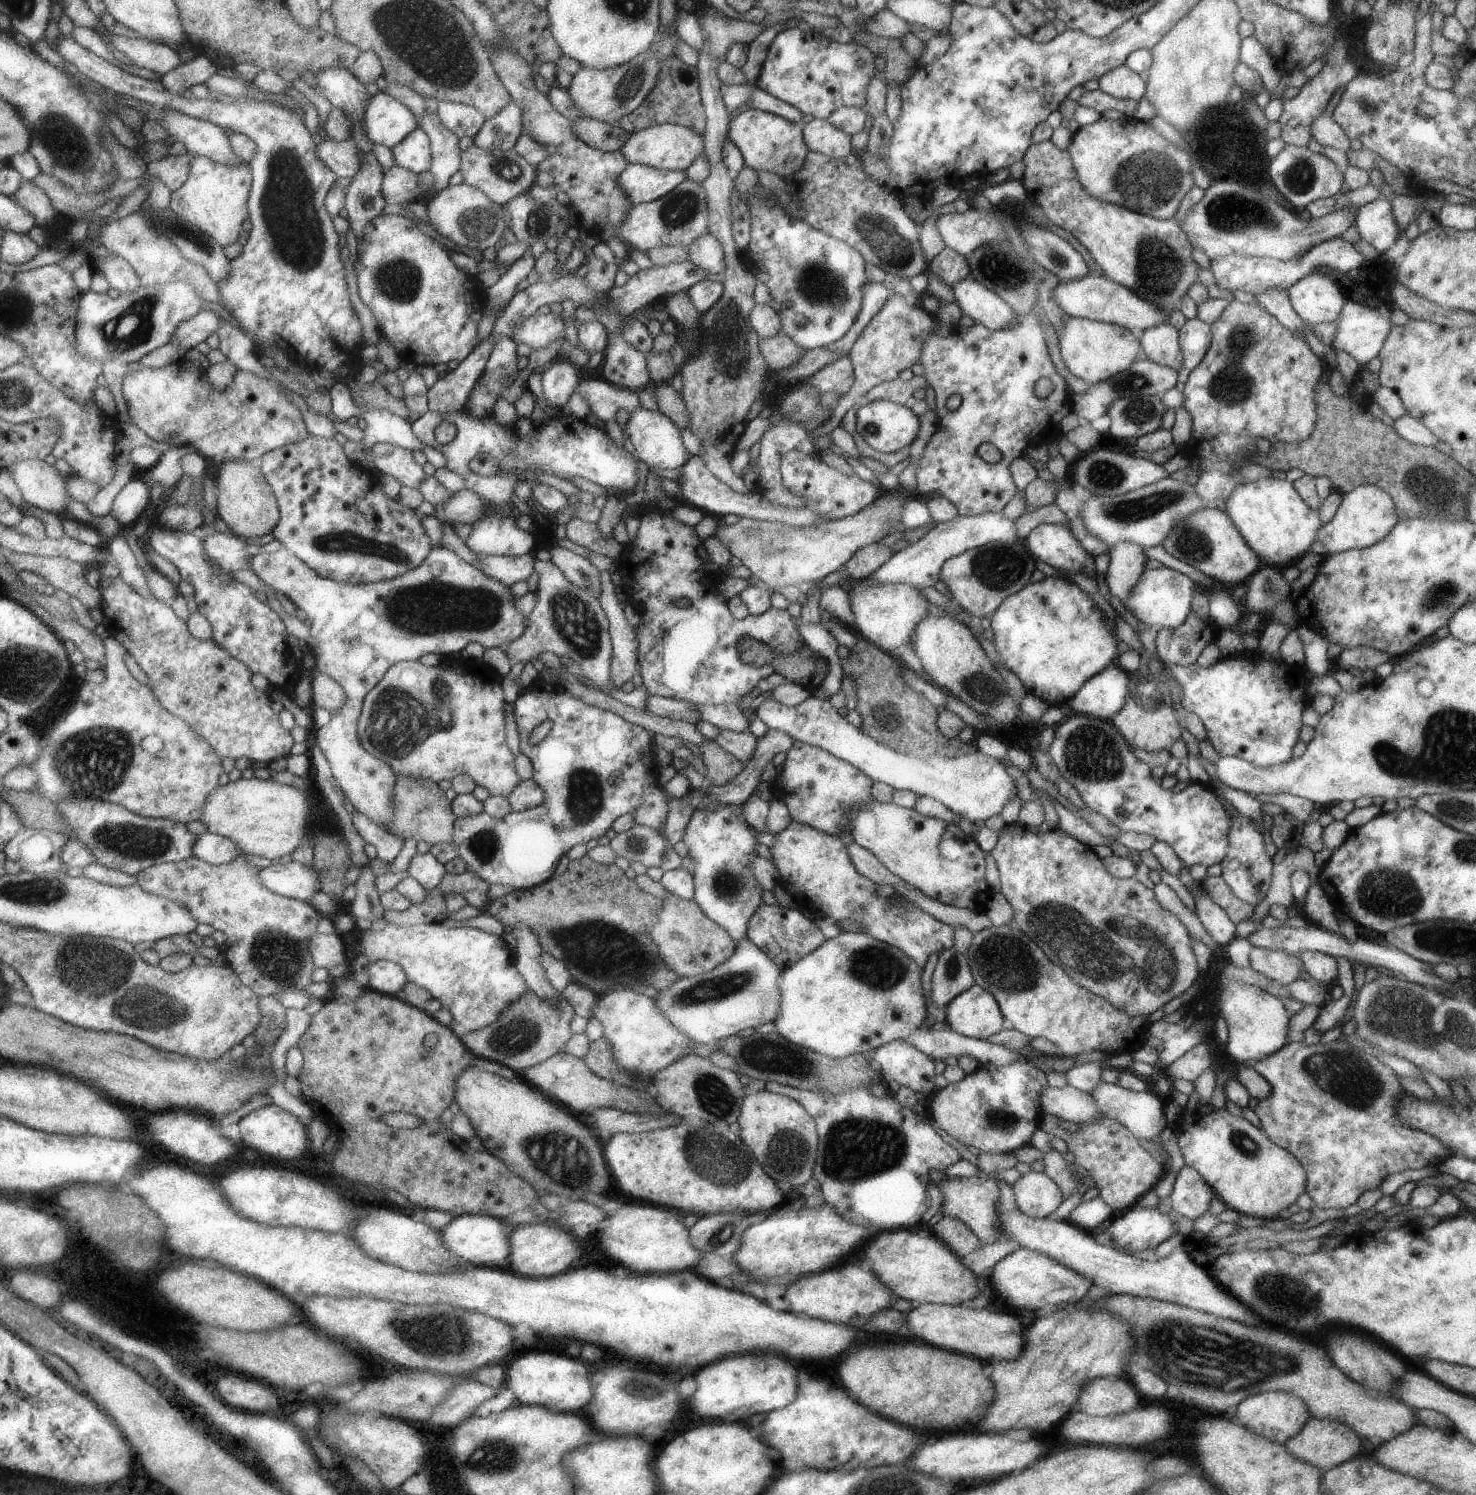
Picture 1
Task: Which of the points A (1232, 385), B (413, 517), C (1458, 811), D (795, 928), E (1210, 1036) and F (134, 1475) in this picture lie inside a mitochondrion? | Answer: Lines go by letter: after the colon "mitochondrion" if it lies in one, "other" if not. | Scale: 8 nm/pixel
A: mitochondrion
B: other
C: mitochondrion
D: other
E: other
F: other

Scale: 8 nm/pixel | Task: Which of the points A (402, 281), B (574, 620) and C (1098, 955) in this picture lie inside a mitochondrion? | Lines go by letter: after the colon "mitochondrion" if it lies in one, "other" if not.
A: mitochondrion
B: mitochondrion
C: mitochondrion

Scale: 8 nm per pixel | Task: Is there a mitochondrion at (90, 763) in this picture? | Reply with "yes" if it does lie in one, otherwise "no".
yes

